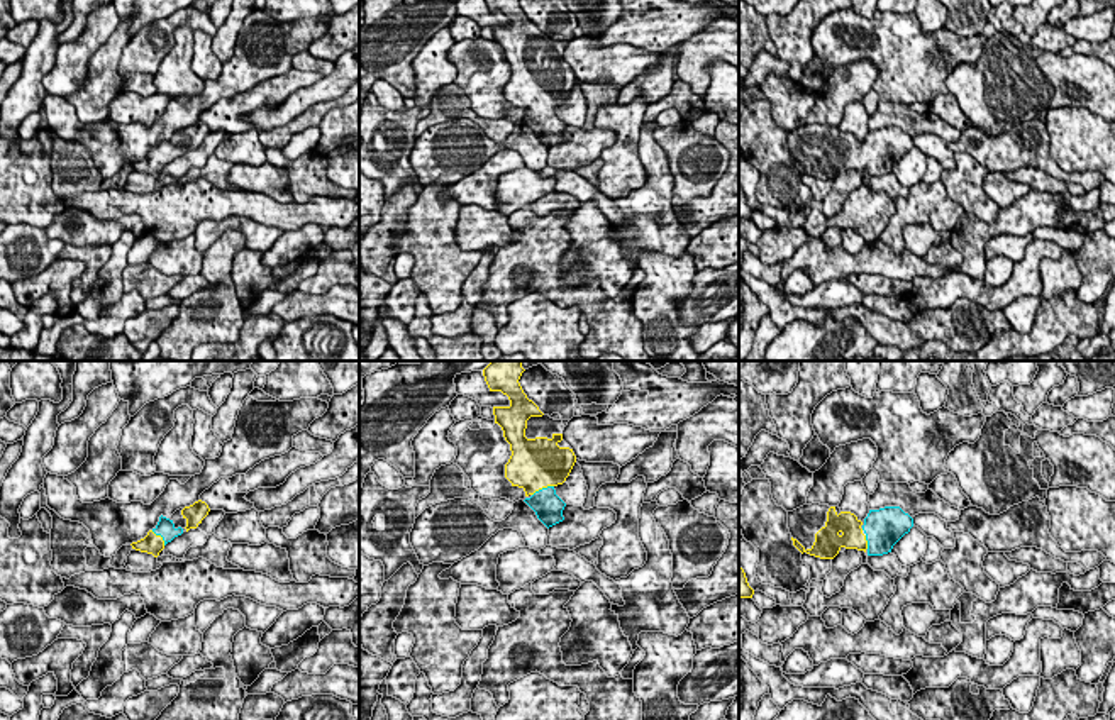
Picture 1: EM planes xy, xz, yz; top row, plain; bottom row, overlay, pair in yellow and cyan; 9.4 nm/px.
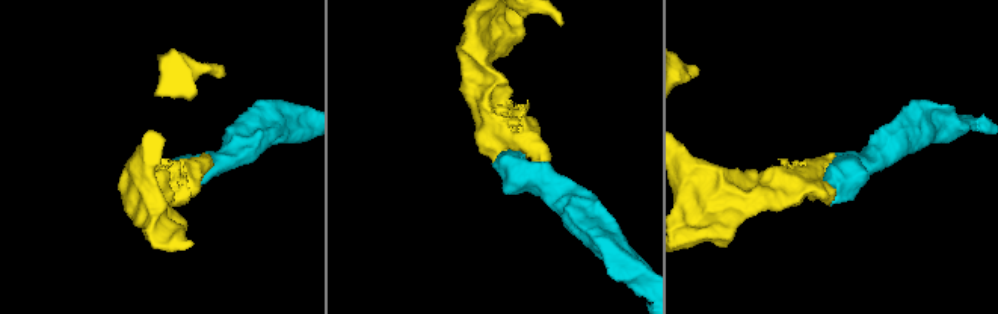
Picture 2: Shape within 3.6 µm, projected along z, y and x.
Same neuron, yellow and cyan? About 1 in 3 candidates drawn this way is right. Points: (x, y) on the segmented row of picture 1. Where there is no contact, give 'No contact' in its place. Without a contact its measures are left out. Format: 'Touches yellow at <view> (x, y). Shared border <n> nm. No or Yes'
Touches yellow at xz (543, 487). Shared border 240 nm. Yes

